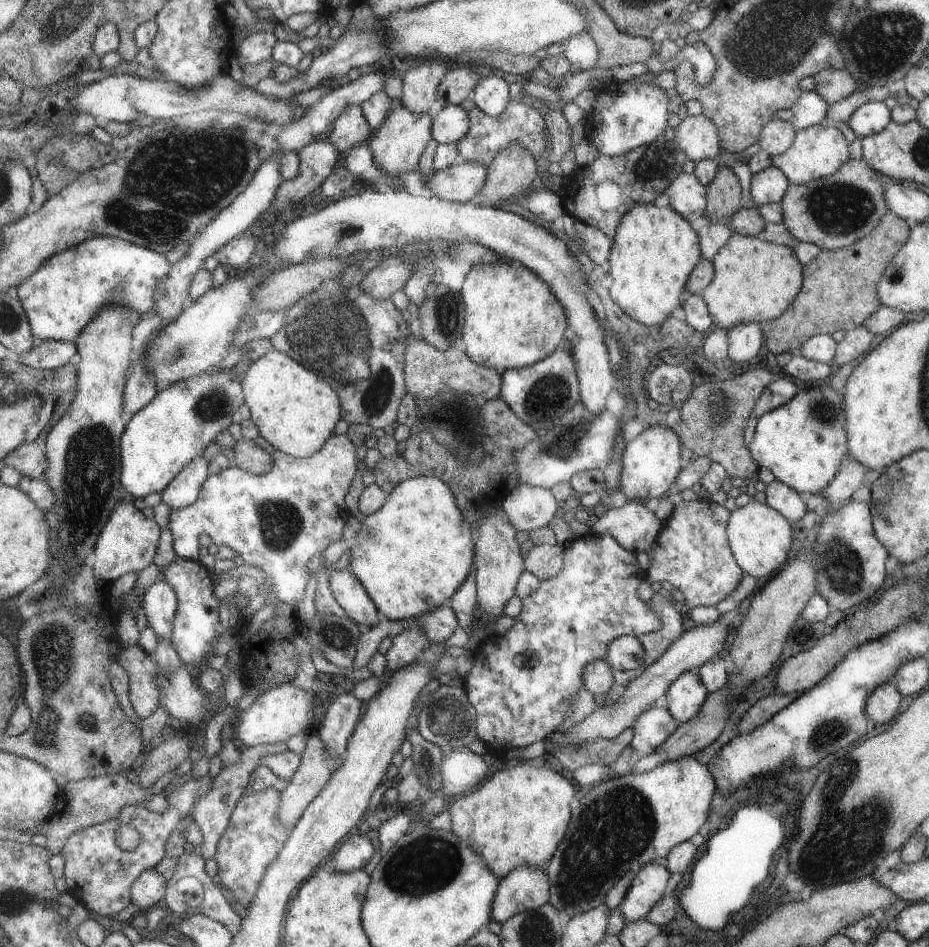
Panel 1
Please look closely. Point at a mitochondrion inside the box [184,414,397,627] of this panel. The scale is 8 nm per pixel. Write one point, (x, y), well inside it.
(281, 523)

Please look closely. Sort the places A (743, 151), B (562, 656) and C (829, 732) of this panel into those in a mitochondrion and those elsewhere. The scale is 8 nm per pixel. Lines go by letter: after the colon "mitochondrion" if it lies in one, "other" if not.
A: other
B: mitochondrion
C: mitochondrion

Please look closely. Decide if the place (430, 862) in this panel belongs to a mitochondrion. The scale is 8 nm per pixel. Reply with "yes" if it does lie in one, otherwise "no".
yes

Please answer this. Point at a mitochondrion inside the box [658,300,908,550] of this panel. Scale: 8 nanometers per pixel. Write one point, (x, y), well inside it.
(722, 415)

